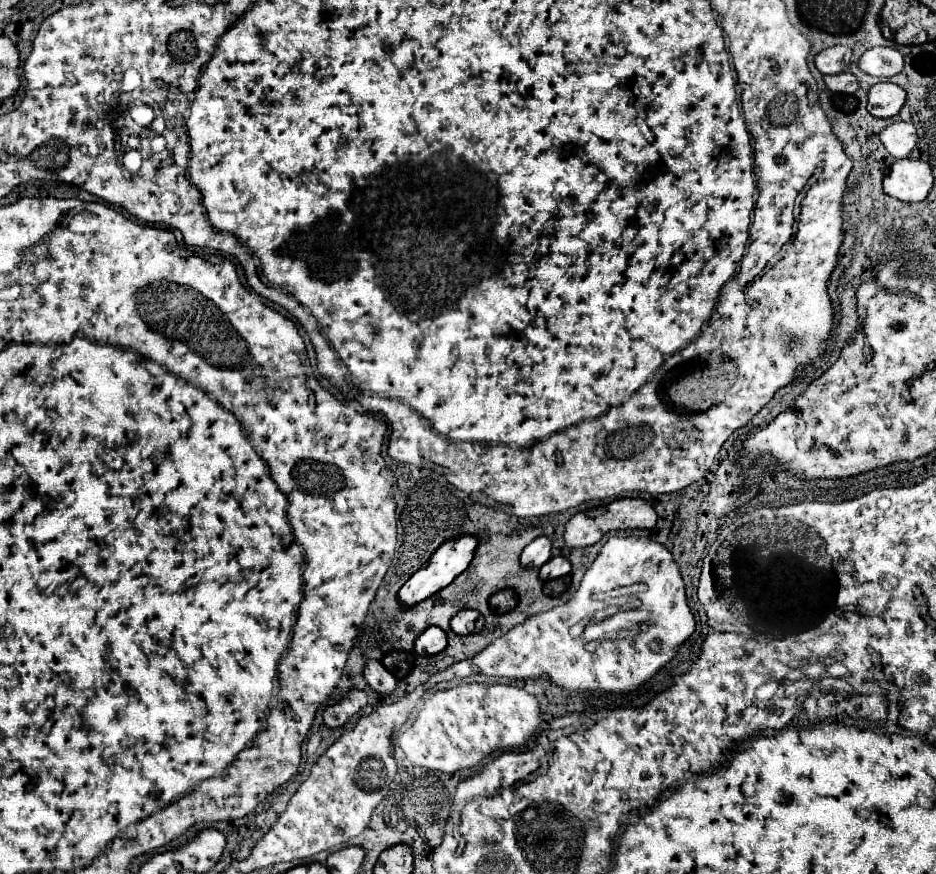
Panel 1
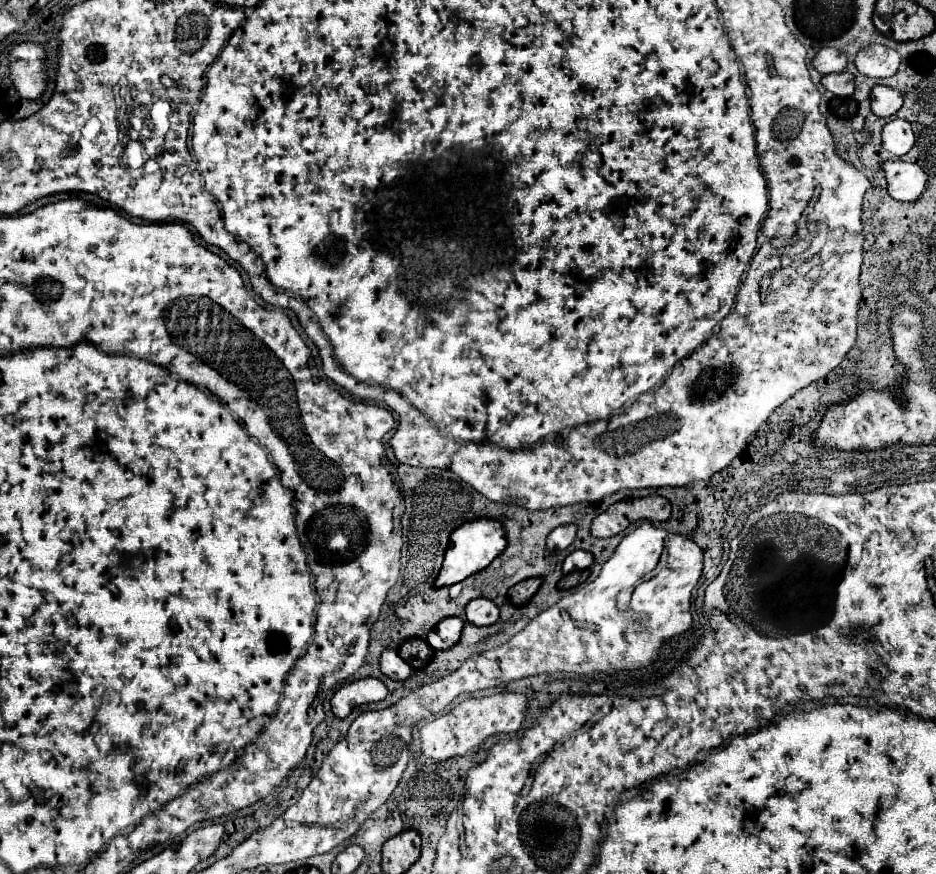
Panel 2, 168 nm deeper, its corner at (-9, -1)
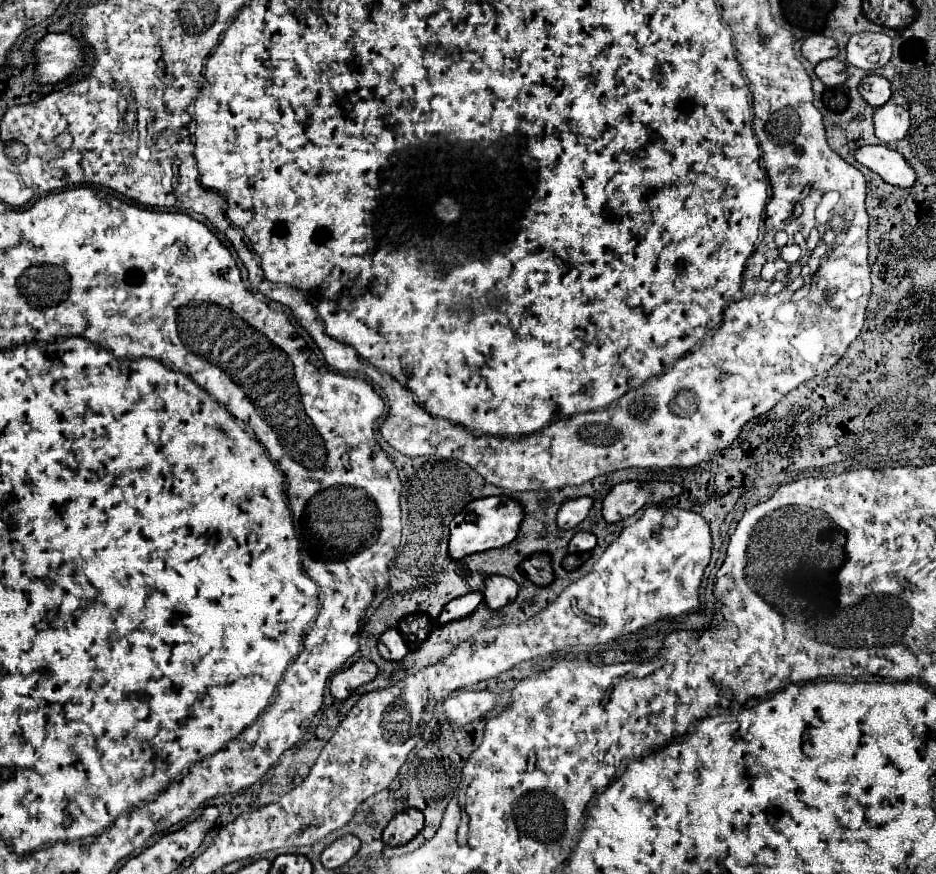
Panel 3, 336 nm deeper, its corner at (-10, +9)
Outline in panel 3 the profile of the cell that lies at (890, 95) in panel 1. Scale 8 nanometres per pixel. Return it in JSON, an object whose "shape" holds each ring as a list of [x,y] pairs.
{"shape":[[[871,74],[871,76],[865,76],[861,80],[859,92],[867,100],[867,104],[877,108],[877,106],[883,106],[883,104],[889,102],[889,98],[891,98],[891,82],[887,78],[883,78],[883,76]]]}

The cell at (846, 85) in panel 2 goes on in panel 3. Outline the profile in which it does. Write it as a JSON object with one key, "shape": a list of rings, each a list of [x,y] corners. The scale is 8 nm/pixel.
{"shape":[[[837,58],[833,60],[823,60],[815,66],[815,74],[819,76],[819,80],[827,86],[839,86],[847,80],[847,72],[845,72],[845,64]]]}

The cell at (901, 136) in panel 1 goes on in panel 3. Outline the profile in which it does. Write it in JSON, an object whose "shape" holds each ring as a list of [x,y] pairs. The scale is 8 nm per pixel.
{"shape":[[[891,102],[877,108],[873,120],[875,120],[875,136],[887,144],[903,140],[911,126],[907,108],[891,104]]]}

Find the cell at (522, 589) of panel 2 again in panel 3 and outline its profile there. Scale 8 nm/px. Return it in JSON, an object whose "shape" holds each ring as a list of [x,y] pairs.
{"shape":[[[533,554],[521,562],[521,572],[535,586],[547,586],[553,582],[553,568],[549,554]]]}

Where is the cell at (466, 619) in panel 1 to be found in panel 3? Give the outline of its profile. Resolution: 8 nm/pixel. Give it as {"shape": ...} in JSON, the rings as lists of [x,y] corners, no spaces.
{"shape":[[[489,576],[485,580],[485,590],[483,590],[483,600],[487,604],[487,608],[491,610],[499,610],[505,604],[509,604],[511,600],[515,600],[519,586],[505,576]]]}

